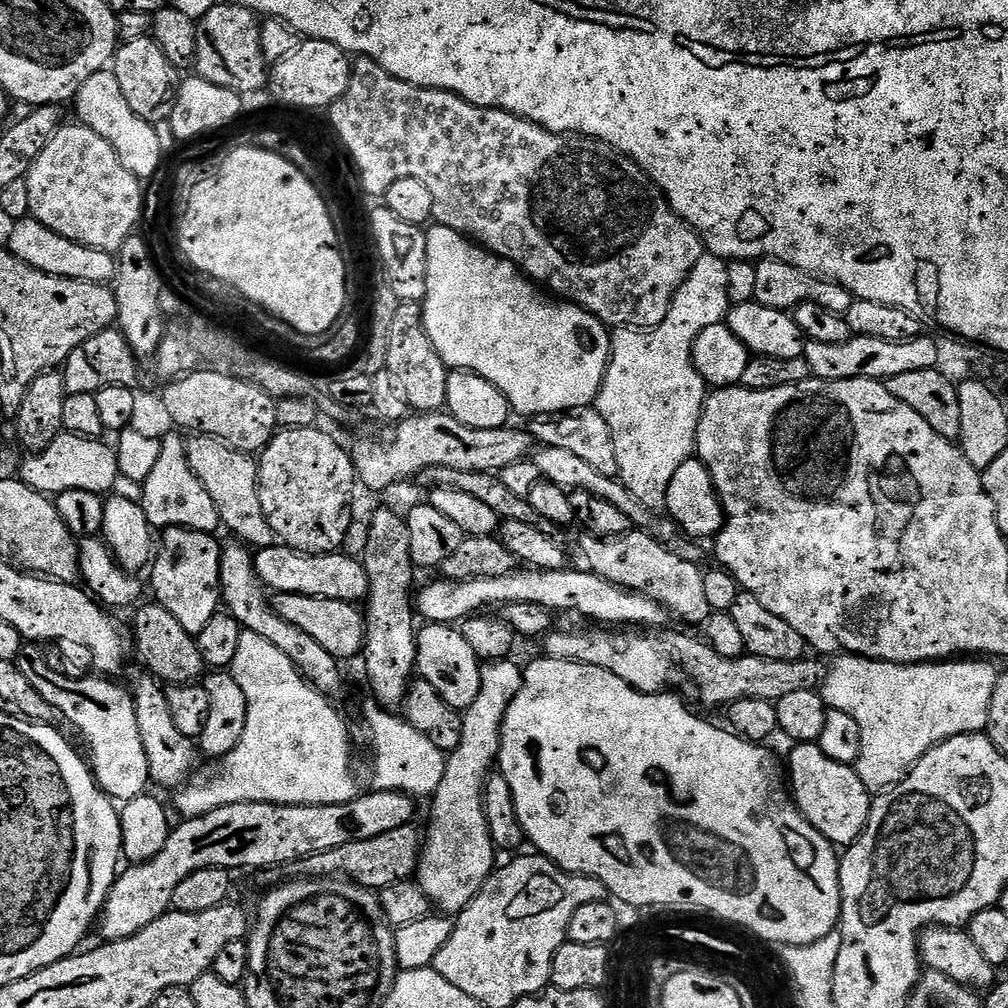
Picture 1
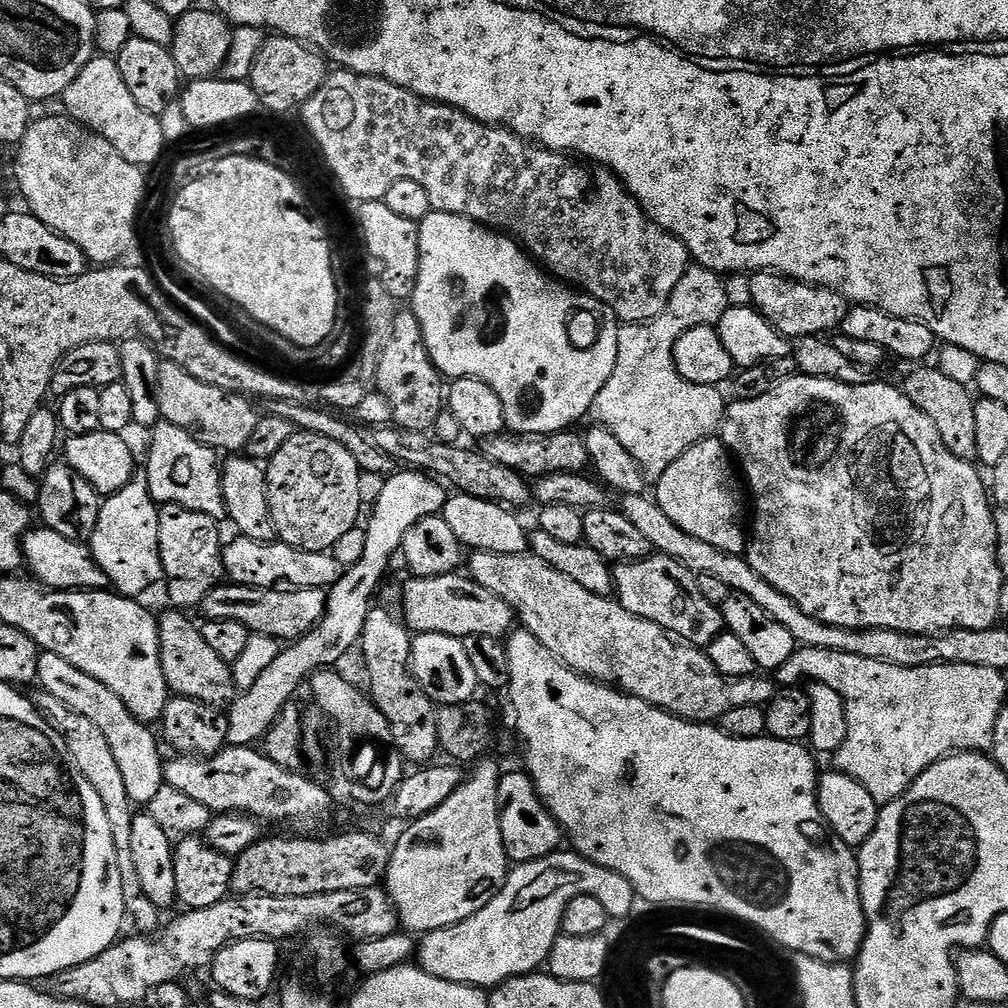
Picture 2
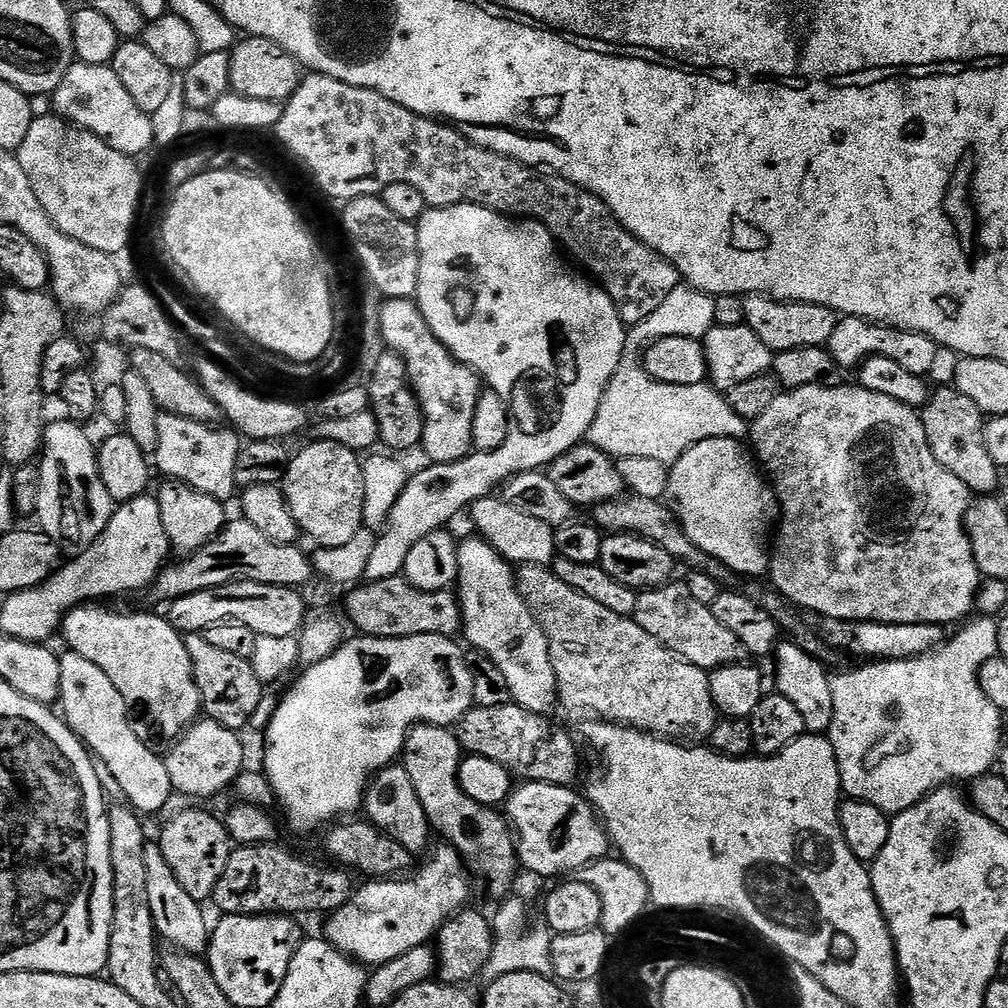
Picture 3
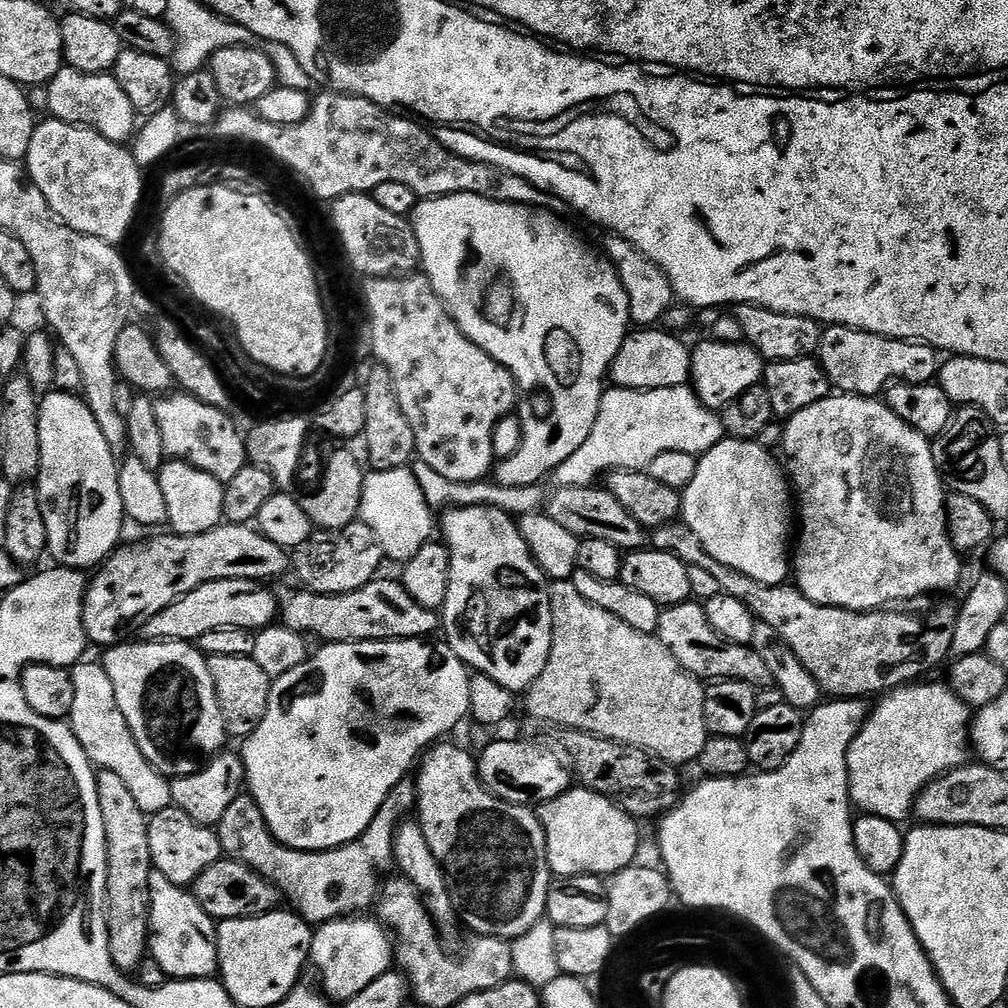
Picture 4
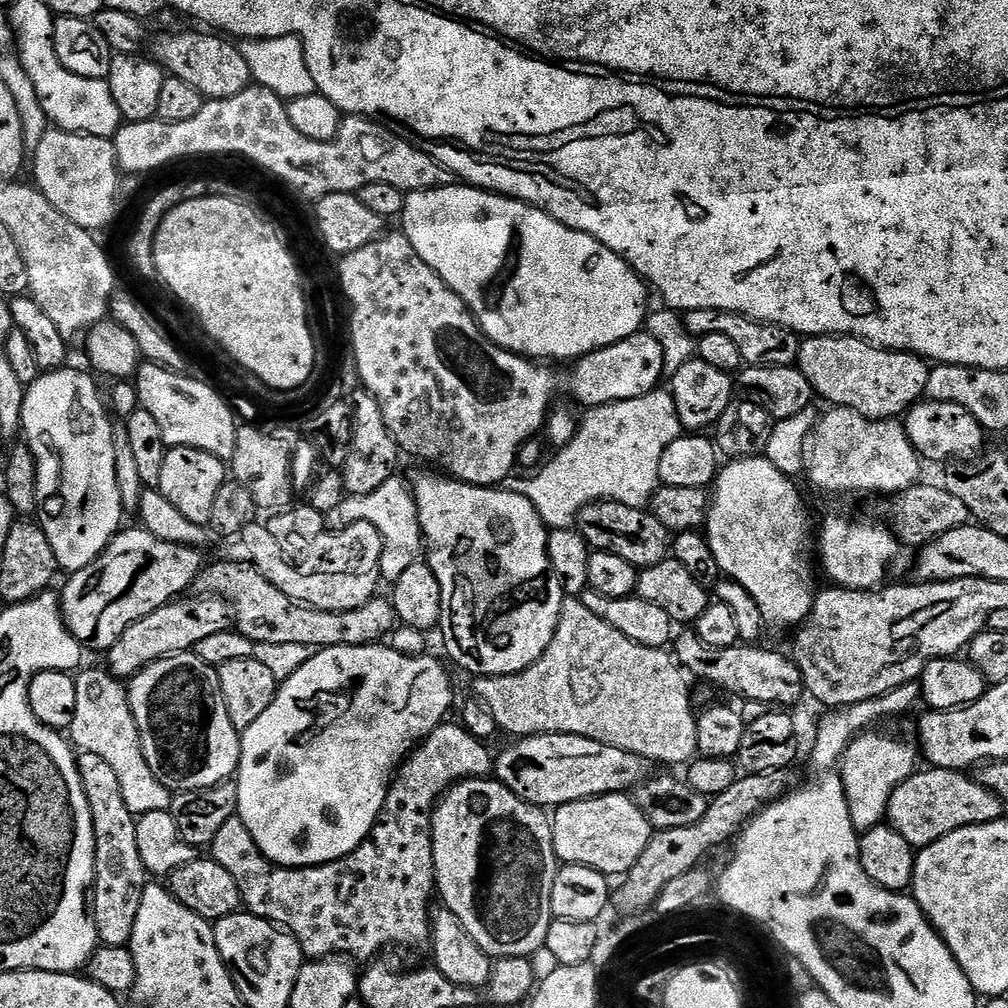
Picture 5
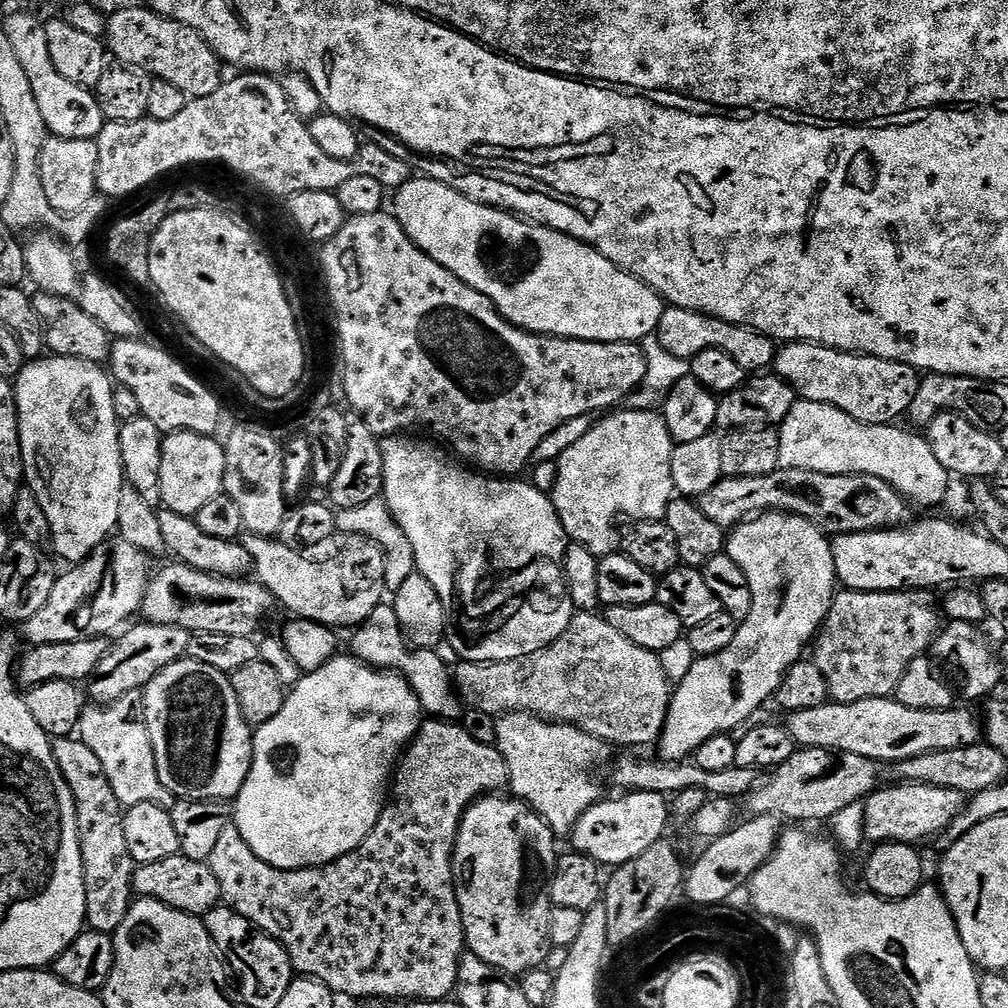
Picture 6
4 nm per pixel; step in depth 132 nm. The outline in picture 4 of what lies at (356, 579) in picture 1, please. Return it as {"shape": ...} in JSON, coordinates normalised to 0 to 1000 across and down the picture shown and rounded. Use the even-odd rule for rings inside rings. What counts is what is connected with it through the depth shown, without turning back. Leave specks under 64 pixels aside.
{"shape":[[[219,518],[212,526],[204,526],[204,530],[191,532],[155,532],[152,536],[143,536],[140,540],[127,540],[116,543],[115,547],[94,564],[88,574],[87,586],[83,589],[83,628],[92,640],[100,639],[106,645],[112,639],[122,639],[128,634],[131,626],[138,624],[153,609],[165,605],[177,593],[188,589],[188,585],[196,585],[204,577],[213,575],[256,575],[270,577],[273,571],[287,566],[288,552],[268,534],[264,534],[253,523],[245,520],[227,520]]]}

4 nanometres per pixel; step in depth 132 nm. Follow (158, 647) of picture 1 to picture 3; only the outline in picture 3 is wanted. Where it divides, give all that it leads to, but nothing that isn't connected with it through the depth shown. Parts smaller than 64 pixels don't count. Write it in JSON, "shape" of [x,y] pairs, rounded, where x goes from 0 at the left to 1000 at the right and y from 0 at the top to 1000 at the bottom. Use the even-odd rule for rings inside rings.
{"shape":[[[200,629],[184,630],[183,640],[188,649],[190,668],[196,681],[198,701],[201,709],[212,716],[220,716],[220,720],[224,720],[225,722],[235,724],[245,723],[248,719],[250,709],[256,703],[256,698],[262,689],[264,689],[264,680],[256,673],[256,669],[252,669],[250,656],[244,653],[236,653],[233,649],[228,649],[221,645],[216,645],[212,641],[208,641],[208,637],[204,637],[204,633]]]}

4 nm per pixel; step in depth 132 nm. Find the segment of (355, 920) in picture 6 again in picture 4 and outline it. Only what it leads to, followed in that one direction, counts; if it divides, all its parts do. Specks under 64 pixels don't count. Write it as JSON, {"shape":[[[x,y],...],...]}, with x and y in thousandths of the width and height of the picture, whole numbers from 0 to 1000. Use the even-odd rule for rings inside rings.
{"shape":[[[402,772],[387,784],[383,796],[375,804],[371,815],[351,835],[341,837],[338,841],[328,841],[322,845],[305,845],[292,843],[276,831],[264,819],[260,804],[249,788],[240,788],[228,796],[224,808],[212,818],[216,835],[220,835],[222,849],[227,853],[240,855],[260,871],[264,871],[278,884],[279,890],[286,893],[291,902],[310,919],[316,919],[328,913],[339,913],[361,907],[365,900],[375,893],[375,873],[373,861],[389,861],[391,852],[391,827],[393,818],[414,801],[412,773]]]}

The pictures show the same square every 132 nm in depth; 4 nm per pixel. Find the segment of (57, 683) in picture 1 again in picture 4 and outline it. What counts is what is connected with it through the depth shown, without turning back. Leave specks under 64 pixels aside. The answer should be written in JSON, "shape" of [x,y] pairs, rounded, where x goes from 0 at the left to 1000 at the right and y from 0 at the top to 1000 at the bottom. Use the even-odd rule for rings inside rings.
{"shape":[[[76,657],[71,660],[69,666],[73,677],[73,700],[69,711],[71,727],[77,732],[81,744],[96,763],[117,768],[121,777],[129,784],[133,796],[137,796],[137,804],[141,804],[144,810],[149,811],[157,808],[157,804],[165,804],[172,801],[171,797],[171,774],[155,763],[137,744],[137,736],[133,736],[133,728],[129,728],[129,720],[125,720],[125,712],[121,712],[121,704],[117,704],[117,692],[113,692],[113,680],[109,677],[109,669],[105,669],[102,658],[83,659]]]}

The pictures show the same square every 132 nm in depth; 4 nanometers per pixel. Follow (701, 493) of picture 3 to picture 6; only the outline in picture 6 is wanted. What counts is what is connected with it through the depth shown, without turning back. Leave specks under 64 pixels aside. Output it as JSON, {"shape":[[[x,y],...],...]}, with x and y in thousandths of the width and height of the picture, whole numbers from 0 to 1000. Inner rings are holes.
{"shape":[[[762,508],[739,520],[725,525],[720,532],[720,550],[732,558],[740,577],[744,577],[746,600],[744,609],[733,616],[728,637],[716,645],[716,649],[695,651],[685,661],[684,668],[670,680],[659,723],[655,726],[654,753],[659,756],[679,756],[704,732],[725,728],[733,717],[744,708],[759,701],[769,691],[778,676],[778,670],[799,650],[800,644],[809,636],[810,629],[817,619],[825,600],[825,592],[831,586],[827,565],[827,550],[822,533],[808,518],[783,508]]]}

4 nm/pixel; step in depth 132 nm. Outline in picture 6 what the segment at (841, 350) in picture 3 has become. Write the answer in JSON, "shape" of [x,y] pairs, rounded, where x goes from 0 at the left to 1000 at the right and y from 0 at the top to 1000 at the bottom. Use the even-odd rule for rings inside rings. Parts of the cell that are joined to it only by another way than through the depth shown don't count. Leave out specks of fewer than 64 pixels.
{"shape":[[[782,339],[771,348],[769,372],[790,388],[791,394],[830,404],[844,415],[859,421],[884,421],[892,418],[907,399],[915,373],[910,366],[879,355],[832,349],[818,341]]]}

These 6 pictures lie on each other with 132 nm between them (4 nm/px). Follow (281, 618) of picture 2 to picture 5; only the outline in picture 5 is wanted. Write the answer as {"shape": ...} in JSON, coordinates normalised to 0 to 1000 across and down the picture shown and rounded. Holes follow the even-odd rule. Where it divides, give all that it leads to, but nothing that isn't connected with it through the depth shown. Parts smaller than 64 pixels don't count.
{"shape":[[[195,590],[194,595],[187,594],[179,593],[170,599],[162,599],[157,605],[145,609],[145,613],[127,622],[125,629],[121,629],[121,633],[117,633],[117,637],[113,637],[113,641],[105,648],[106,662],[112,671],[136,671],[155,655],[171,651],[174,647],[189,647],[196,637],[200,637],[200,633],[227,626],[232,612],[226,598],[216,591]]]}

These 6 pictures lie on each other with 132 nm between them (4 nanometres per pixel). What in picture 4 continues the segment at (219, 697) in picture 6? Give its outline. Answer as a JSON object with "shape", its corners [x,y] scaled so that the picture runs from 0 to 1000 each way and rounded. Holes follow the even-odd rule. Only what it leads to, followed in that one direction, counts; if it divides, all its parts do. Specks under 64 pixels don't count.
{"shape":[[[140,634],[140,639],[124,637],[112,639],[102,648],[101,658],[109,677],[113,680],[113,692],[117,692],[117,704],[137,736],[137,744],[162,770],[174,772],[188,770],[211,750],[223,745],[222,734],[227,733],[224,720],[220,716],[220,704],[216,700],[216,688],[212,685],[212,675],[208,673],[206,656],[193,638],[186,635]]]}

